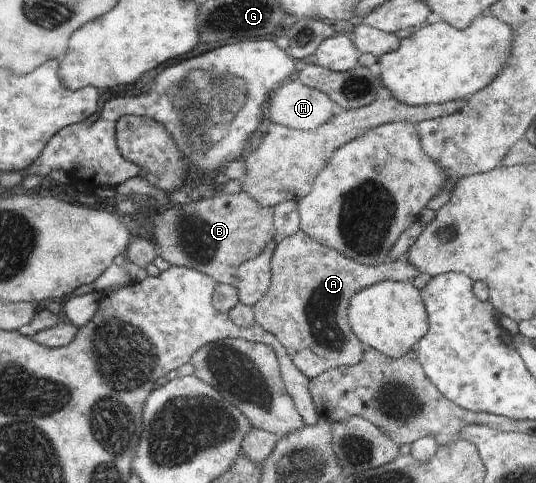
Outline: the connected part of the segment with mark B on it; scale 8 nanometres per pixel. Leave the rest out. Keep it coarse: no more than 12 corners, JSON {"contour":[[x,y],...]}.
{"contour":[[195,195],[155,216],[170,264],[236,287],[274,242],[274,207]]}

